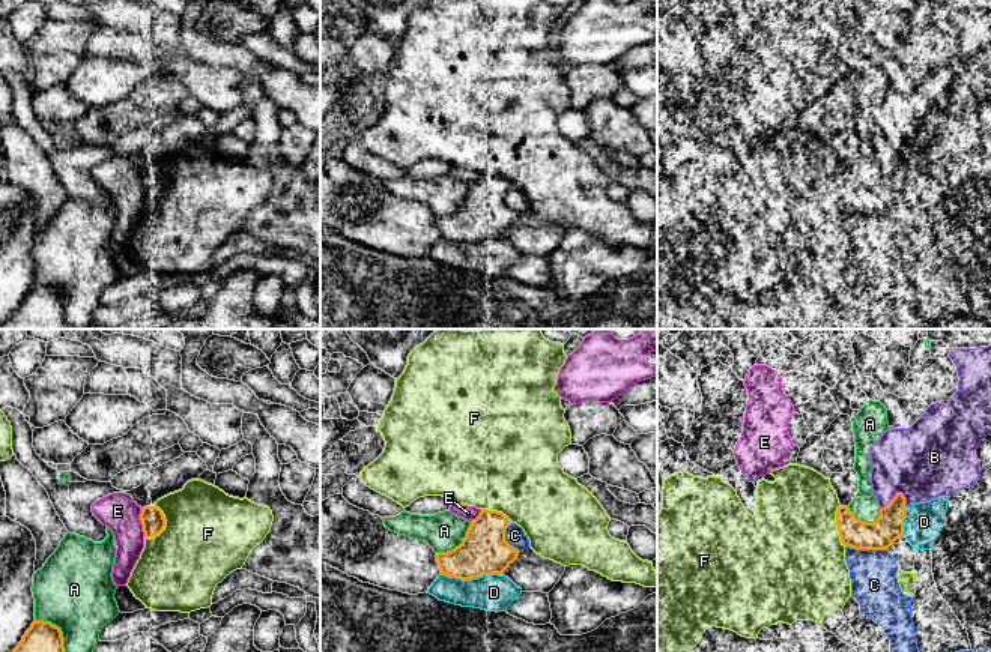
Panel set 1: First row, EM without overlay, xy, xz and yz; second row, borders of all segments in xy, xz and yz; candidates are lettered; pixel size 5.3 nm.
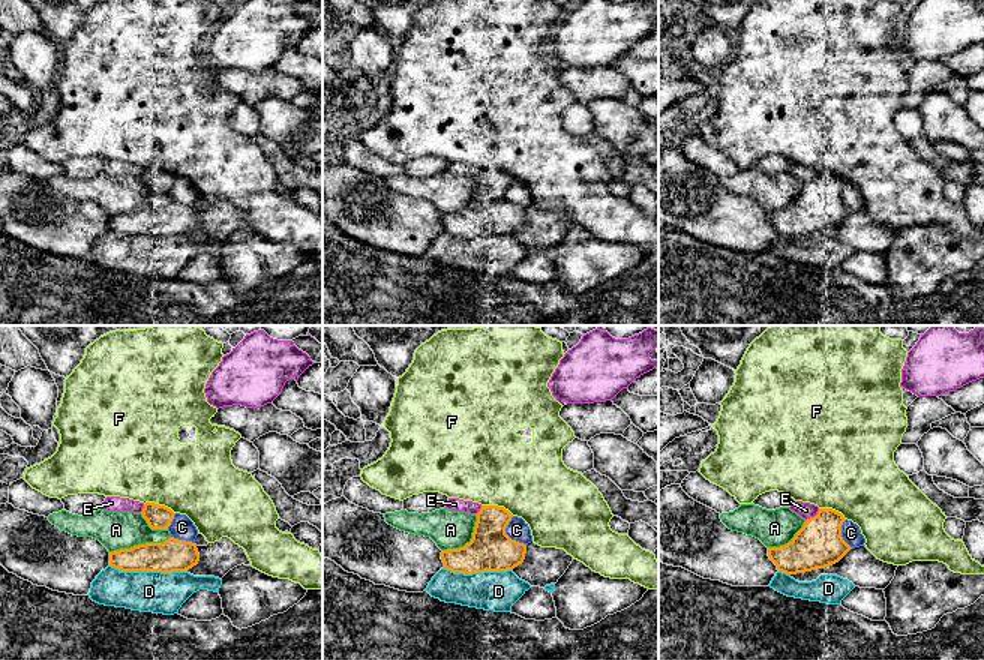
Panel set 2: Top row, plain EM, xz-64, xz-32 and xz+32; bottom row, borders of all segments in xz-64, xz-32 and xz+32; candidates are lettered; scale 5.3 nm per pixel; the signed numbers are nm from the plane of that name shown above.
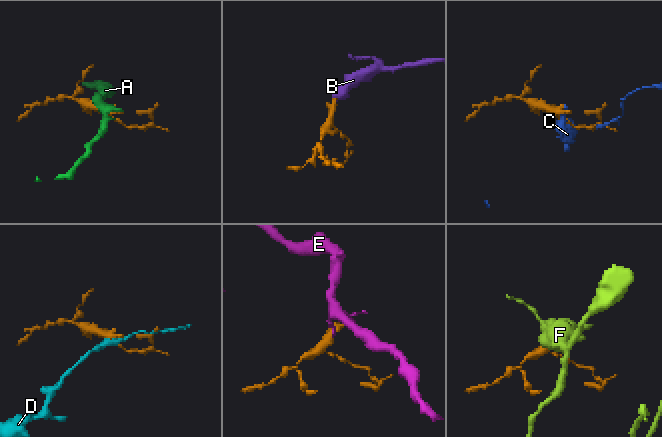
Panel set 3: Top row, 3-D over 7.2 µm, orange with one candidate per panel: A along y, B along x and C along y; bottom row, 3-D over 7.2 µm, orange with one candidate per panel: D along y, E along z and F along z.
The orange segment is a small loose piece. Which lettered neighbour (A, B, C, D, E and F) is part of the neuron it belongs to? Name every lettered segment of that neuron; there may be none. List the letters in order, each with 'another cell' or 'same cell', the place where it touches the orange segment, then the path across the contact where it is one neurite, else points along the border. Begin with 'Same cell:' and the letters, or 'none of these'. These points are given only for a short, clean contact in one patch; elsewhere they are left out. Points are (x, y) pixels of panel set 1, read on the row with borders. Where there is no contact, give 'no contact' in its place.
Same cell: B
A: another cell; contact xy (59, 628)
B: same cell; contact yz (894, 498)
C: another cell; contact yz (866, 549)
D: another cell; contact xz (471, 579)
E: another cell; contact xy (142, 523)
F: another cell; contact xy (164, 526)

